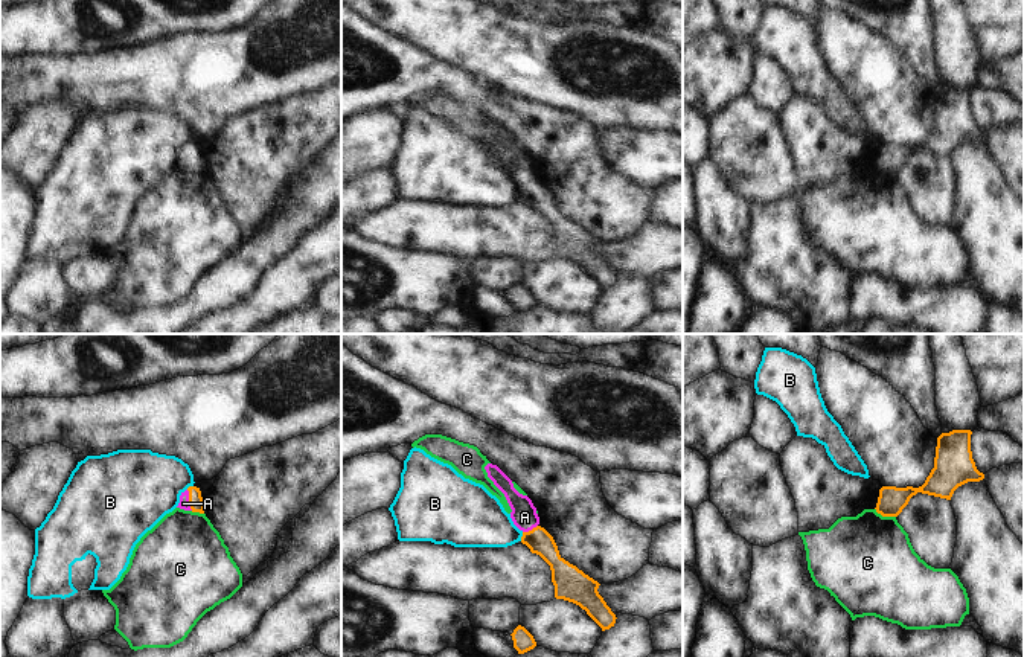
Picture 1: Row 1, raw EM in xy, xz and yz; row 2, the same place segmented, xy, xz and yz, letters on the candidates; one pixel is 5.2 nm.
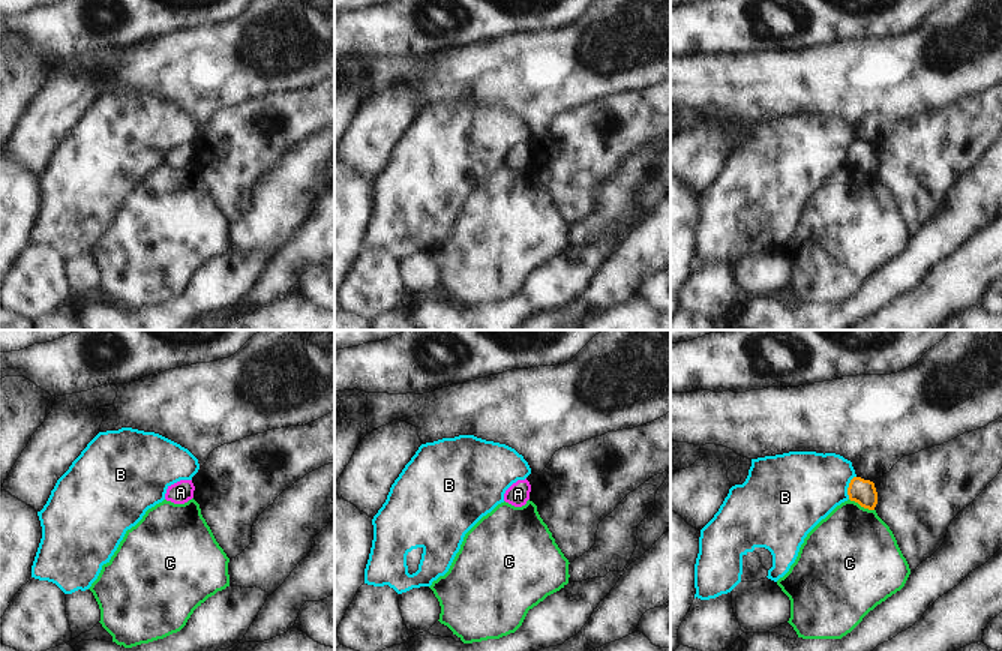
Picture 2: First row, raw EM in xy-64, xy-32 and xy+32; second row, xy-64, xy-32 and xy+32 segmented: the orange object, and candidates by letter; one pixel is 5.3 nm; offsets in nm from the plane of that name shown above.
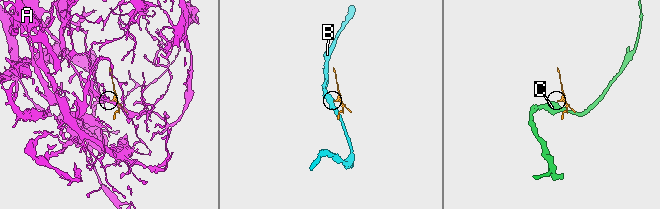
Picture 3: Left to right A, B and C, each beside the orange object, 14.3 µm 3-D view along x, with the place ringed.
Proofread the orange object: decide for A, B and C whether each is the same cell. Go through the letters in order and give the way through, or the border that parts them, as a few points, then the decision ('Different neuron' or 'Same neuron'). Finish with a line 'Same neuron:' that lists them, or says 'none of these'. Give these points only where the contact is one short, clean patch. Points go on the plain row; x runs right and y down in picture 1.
A: Path across: xy (197, 162), (189, 159), (183, 162). Same neuron
B: Boundary: xz (523, 191), (520, 198). Different neuron
C: Boundary: yz (875, 166), (883, 174), (895, 176). Different neuron
Same neuron: A.

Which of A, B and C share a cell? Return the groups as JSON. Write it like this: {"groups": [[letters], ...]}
{"groups": [["A"], ["B"], ["C"]]}

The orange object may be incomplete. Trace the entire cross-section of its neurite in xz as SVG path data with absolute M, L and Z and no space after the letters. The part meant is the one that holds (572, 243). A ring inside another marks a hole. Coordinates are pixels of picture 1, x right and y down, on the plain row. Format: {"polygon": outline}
{"polygon": "M488 122L485 128L494 143L504 152L512 168L510 177L523 191L521 201L550 224L555 256L579 264L602 290L614 285L617 276L599 253L600 242L559 213L553 195L539 184L539 175L532 159L520 152L512 139L497 123Z"}

